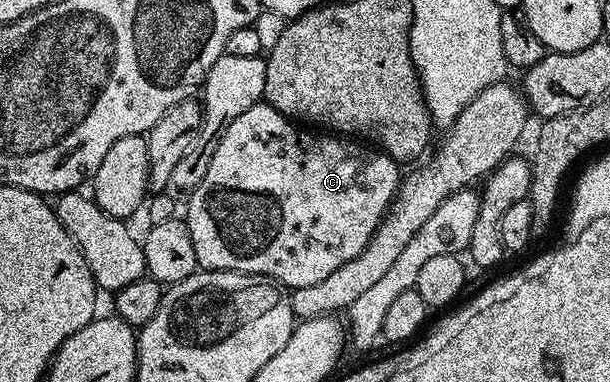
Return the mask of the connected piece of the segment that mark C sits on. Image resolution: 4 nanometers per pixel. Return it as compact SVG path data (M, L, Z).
M266 103L249 107L229 123L229 131L221 135L221 143L213 151L205 179L188 196L185 220L199 269L253 273L288 290L313 287L361 255L395 200L401 180L399 169L400 162L378 147L300 127Z

